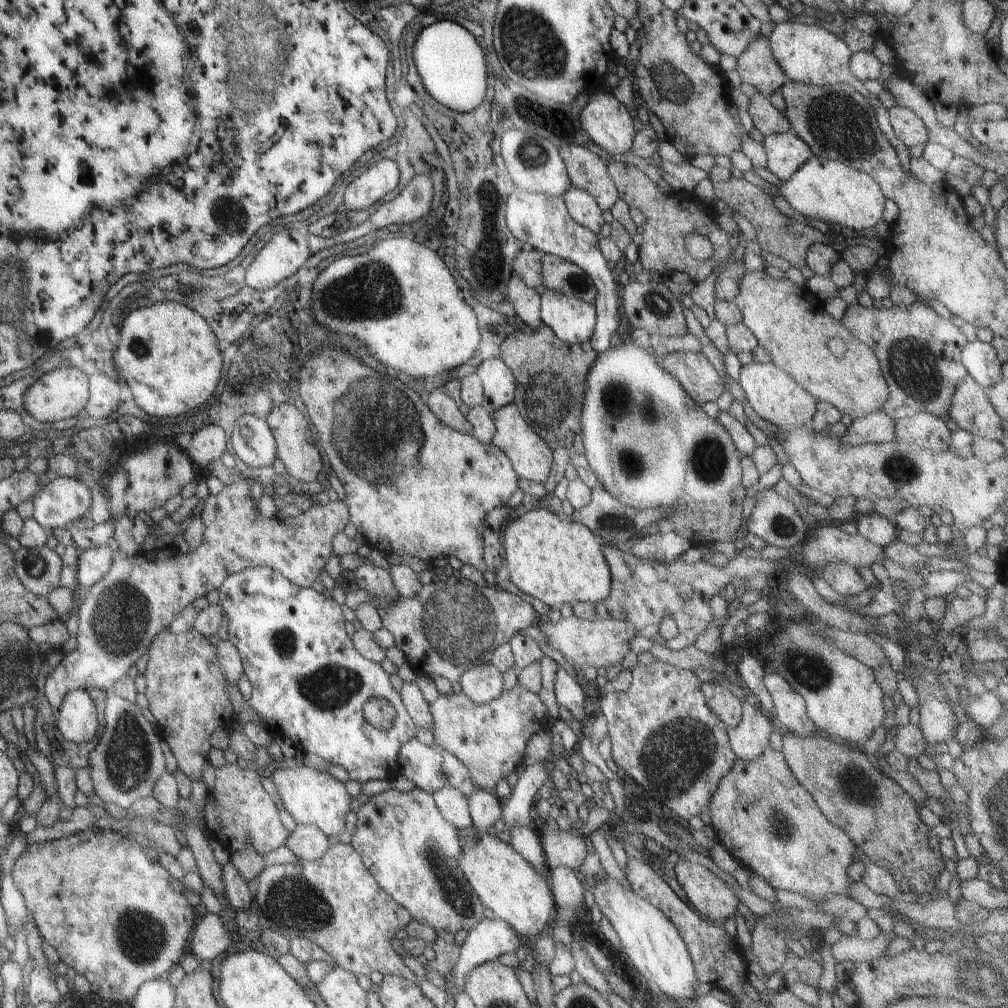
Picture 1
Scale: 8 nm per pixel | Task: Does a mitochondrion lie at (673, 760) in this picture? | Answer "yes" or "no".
yes

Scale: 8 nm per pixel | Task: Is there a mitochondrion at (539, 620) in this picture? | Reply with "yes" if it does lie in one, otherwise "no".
no

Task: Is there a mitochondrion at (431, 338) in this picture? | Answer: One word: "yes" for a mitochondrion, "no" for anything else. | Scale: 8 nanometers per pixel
no

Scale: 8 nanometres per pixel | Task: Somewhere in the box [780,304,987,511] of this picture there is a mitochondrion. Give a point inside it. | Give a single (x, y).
(910, 363)

